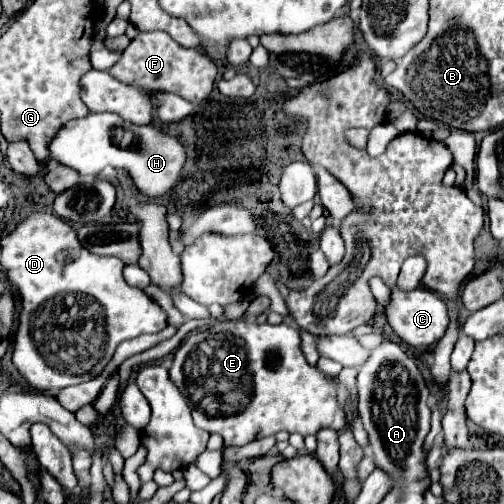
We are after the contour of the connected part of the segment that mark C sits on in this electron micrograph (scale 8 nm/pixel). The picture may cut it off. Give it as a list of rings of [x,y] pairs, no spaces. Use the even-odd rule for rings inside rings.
[[[422,286],[410,290],[410,292],[392,288],[392,302],[386,310],[386,318],[388,318],[388,324],[394,328],[394,332],[410,346],[436,344],[446,334],[446,328],[450,324],[446,302],[438,294],[434,294],[432,290],[426,290]]]

